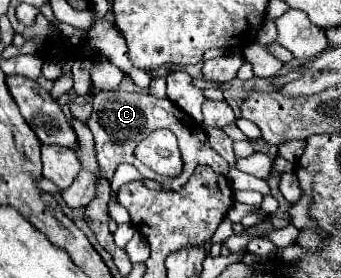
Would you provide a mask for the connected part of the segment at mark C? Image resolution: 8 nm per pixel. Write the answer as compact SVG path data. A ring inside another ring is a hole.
M101 90L95 94L93 98L93 112L87 120L87 126L89 130L93 132L95 136L95 152L97 152L97 162L99 166L105 170L105 176L107 180L113 178L113 172L115 168L121 164L121 162L127 162L127 164L135 164L135 168L145 176L145 178L151 178L151 180L159 180L163 182L169 190L177 192L187 180L189 176L195 172L197 166L205 164L205 166L211 166L215 172L219 174L225 174L229 172L229 164L227 160L223 160L209 144L207 140L207 132L201 130L201 126L197 122L193 122L193 118L189 118L187 114L183 114L179 110L179 106L173 106L173 102L169 98L157 98L157 96L151 96L147 92L121 92L121 90ZM157 128L169 128L175 136L177 136L177 142L179 142L179 150L181 150L181 158L183 158L183 172L175 178L175 180L169 180L157 172L153 172L151 168L147 168L145 164L141 164L133 150L135 146L145 138L149 136L153 130Z

